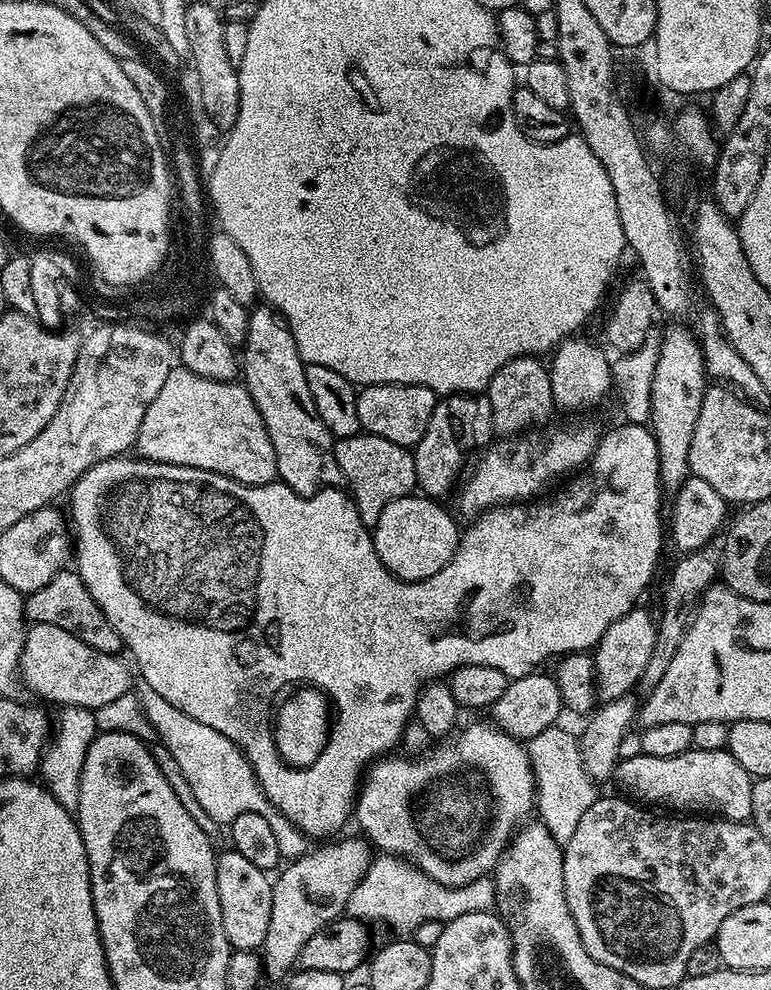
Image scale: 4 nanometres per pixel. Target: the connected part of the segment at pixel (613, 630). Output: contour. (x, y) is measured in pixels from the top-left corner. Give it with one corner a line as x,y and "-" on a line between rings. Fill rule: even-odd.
637,606
618,622
614,622
602,634
594,649
596,666
596,694
601,701
617,700
629,695
640,683
642,670
646,670
646,662
650,662
650,654
654,654
656,641
656,620
643,606

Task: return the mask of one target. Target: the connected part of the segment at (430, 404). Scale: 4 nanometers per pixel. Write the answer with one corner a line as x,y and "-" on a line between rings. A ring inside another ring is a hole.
369,384
356,393
358,422
367,435
411,449
426,434
437,399
435,390
421,384

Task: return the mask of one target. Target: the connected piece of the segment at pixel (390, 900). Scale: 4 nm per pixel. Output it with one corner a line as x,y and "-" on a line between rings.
380,854
372,861
368,872
362,878
362,882
358,882
358,886
354,890
354,894
350,894
348,899
348,907
346,909
349,917
363,920
365,922
373,922
377,920
380,924
393,924
396,928
415,929
424,923
433,915
432,908
436,908
439,904
464,904
469,912
486,912
489,911
496,903
496,885
491,879
475,880
469,884
463,884
461,888
448,888
445,884
434,882
423,872
421,868
417,868
411,860
403,856
393,856
391,854

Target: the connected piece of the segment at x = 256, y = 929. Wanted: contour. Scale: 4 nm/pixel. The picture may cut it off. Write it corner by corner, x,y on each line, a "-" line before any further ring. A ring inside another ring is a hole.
234,850
227,851
221,851
216,857
216,885
218,906
222,910
222,930
235,951
256,952
263,949
266,930
270,930
273,881
269,873
258,870
258,866
242,858
242,854

